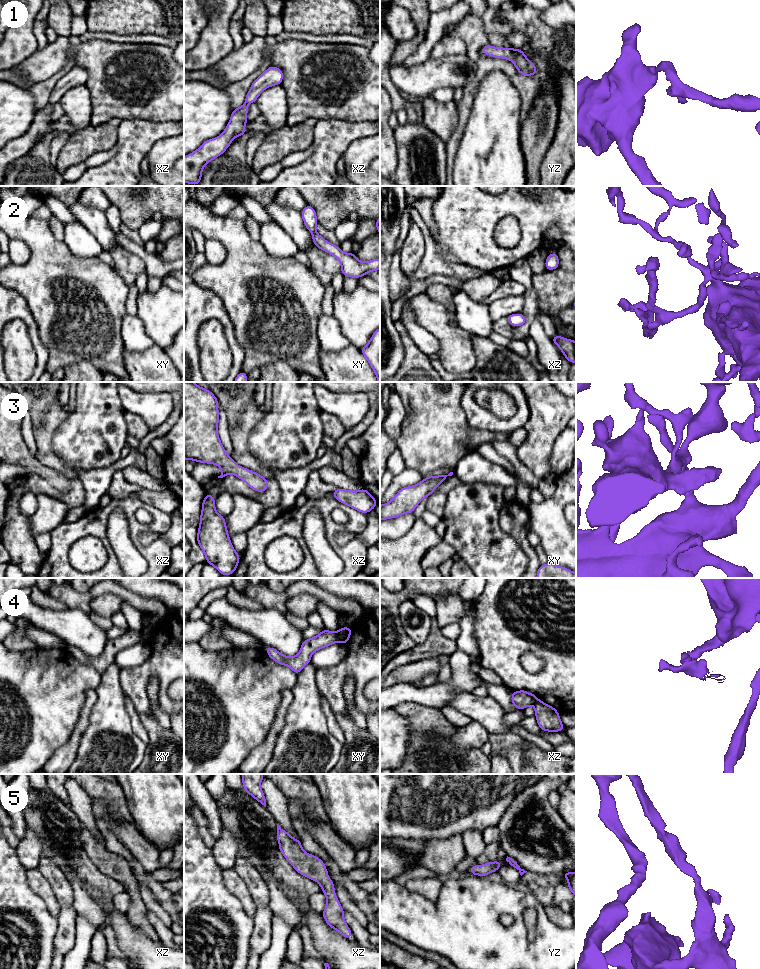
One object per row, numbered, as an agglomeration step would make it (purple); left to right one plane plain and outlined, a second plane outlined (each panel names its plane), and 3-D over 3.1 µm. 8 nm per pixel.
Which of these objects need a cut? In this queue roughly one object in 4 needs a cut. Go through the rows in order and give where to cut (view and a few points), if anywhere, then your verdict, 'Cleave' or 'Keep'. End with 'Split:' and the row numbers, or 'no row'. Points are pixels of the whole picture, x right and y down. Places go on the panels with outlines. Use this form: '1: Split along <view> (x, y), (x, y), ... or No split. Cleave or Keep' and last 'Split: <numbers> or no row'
1: No split. Keep
2: No split. Keep
3: No split. Keep
4: Split along xy (337, 631), (340, 641). Cleave
5: No split. Keep
Split: 4

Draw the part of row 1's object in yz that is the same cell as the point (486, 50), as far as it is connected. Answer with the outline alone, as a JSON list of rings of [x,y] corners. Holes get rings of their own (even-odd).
[[[488,44],[482,48],[482,53],[495,58],[511,60],[517,71],[522,75],[532,76],[537,74],[537,67],[531,60],[526,58],[525,53],[521,49],[492,47]]]

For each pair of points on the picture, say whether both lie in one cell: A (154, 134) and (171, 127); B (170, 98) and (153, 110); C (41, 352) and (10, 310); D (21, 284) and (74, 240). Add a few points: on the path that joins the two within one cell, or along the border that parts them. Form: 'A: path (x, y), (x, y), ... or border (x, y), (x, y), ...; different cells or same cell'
A: path (158, 130), (167, 129); same cell
B: path (166, 98), (157, 106); same cell
C: path (36, 340), (30, 322), (22, 314); same cell
D: border (63, 240), (74, 255), (87, 258); different cells

